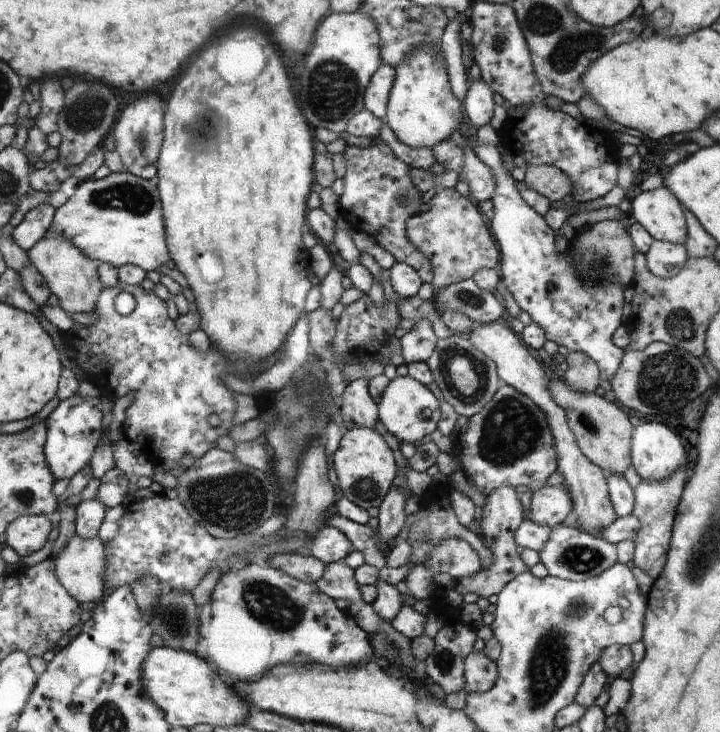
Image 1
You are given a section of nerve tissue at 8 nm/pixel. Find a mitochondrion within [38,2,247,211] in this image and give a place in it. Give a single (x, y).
(89, 107)

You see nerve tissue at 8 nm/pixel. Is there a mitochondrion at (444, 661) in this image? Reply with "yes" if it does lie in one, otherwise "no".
yes

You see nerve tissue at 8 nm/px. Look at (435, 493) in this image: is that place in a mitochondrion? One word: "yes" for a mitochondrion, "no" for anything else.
no

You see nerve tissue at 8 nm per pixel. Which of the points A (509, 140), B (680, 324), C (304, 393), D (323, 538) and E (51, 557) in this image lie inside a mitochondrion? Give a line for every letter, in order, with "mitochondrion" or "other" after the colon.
A: other
B: mitochondrion
C: mitochondrion
D: other
E: other

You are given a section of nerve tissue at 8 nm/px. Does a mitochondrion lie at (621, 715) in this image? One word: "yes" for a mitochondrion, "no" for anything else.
no

